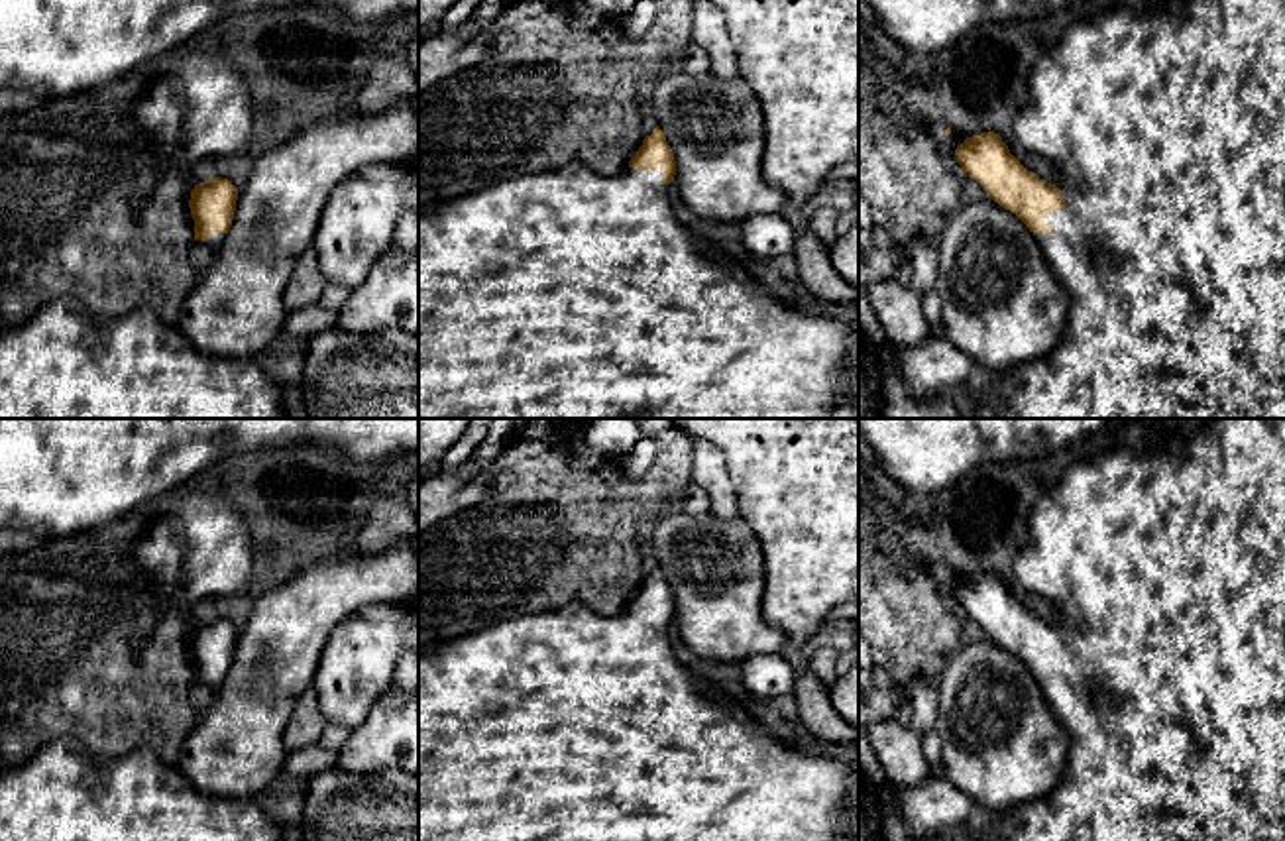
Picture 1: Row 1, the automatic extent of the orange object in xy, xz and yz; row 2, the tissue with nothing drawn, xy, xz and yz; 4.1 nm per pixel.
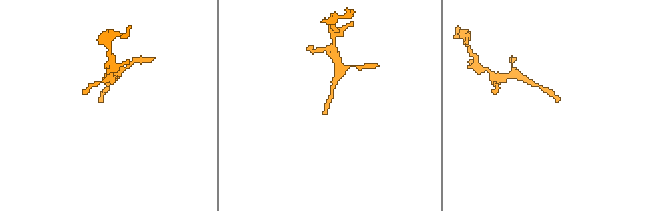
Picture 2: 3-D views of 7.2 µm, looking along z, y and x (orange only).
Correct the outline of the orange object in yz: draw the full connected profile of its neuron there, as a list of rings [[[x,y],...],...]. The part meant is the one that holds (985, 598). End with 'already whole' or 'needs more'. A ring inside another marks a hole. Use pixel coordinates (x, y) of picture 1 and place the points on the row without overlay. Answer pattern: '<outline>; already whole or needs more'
[[[1208,419],[1189,436],[1157,448],[1122,444],[1073,460],[1059,483],[1037,499],[1014,578],[1024,591],[1055,607],[1055,625],[1028,611],[994,572],[967,578],[955,599],[1037,678],[1069,735],[1069,762],[1047,796],[996,813],[978,841],[1285,841],[1285,419]]]; needs more

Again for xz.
[[[656,566],[617,617],[570,603],[491,625],[419,656],[419,841],[839,841],[853,817],[849,784],[859,776],[855,762],[835,751],[798,753],[749,713],[727,709],[703,694],[672,652],[668,625],[674,613],[674,593]]]; needs more

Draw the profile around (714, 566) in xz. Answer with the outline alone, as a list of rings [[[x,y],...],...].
[[[672,509],[646,527],[674,593],[674,623],[696,656],[741,664],[782,650],[786,633],[762,613],[764,550],[747,519]]]

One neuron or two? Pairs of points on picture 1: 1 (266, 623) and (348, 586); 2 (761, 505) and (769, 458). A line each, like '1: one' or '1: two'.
1: one
2: one

